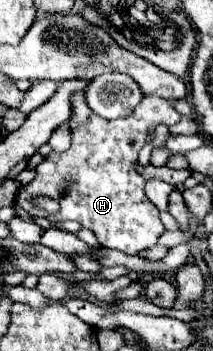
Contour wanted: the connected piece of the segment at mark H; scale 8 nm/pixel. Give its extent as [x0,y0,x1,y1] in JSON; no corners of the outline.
[16,96,180,254]

